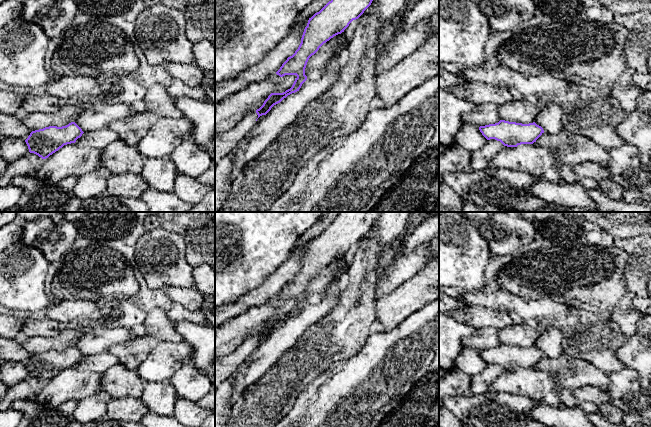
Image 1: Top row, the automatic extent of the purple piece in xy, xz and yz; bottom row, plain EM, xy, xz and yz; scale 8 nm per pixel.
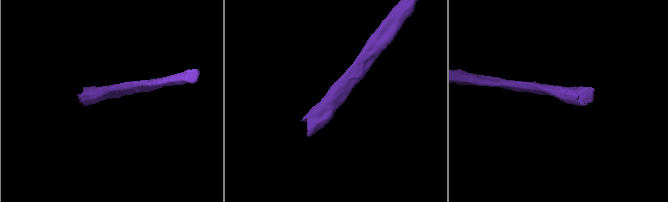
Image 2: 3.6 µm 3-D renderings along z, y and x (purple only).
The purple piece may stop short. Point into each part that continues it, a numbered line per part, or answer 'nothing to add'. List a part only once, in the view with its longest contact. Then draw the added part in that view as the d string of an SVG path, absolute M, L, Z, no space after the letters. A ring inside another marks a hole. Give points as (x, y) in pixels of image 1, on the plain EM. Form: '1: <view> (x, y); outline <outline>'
1: xz (225, 366); outline M256 335L247 336L244 341L230 354L215 360L215 392L217 388L229 379L256 350L258 339Z

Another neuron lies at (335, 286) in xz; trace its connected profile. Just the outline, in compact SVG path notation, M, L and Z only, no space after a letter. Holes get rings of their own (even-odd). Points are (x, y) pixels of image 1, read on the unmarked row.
M345 262L345 263L341 264L339 277L336 280L334 280L330 283L325 294L327 294L327 293L337 293L337 292L339 292L340 290L343 289L344 281L345 281L345 278L347 276L347 272L348 272L349 267L350 267L350 263Z

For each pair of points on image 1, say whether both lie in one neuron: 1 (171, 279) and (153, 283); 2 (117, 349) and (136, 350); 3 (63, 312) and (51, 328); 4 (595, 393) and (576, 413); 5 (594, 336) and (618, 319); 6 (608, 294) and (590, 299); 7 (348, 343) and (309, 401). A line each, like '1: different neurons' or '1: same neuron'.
1: same neuron
2: same neuron
3: different neurons
4: different neurons
5: different neurons
6: same neuron
7: different neurons

